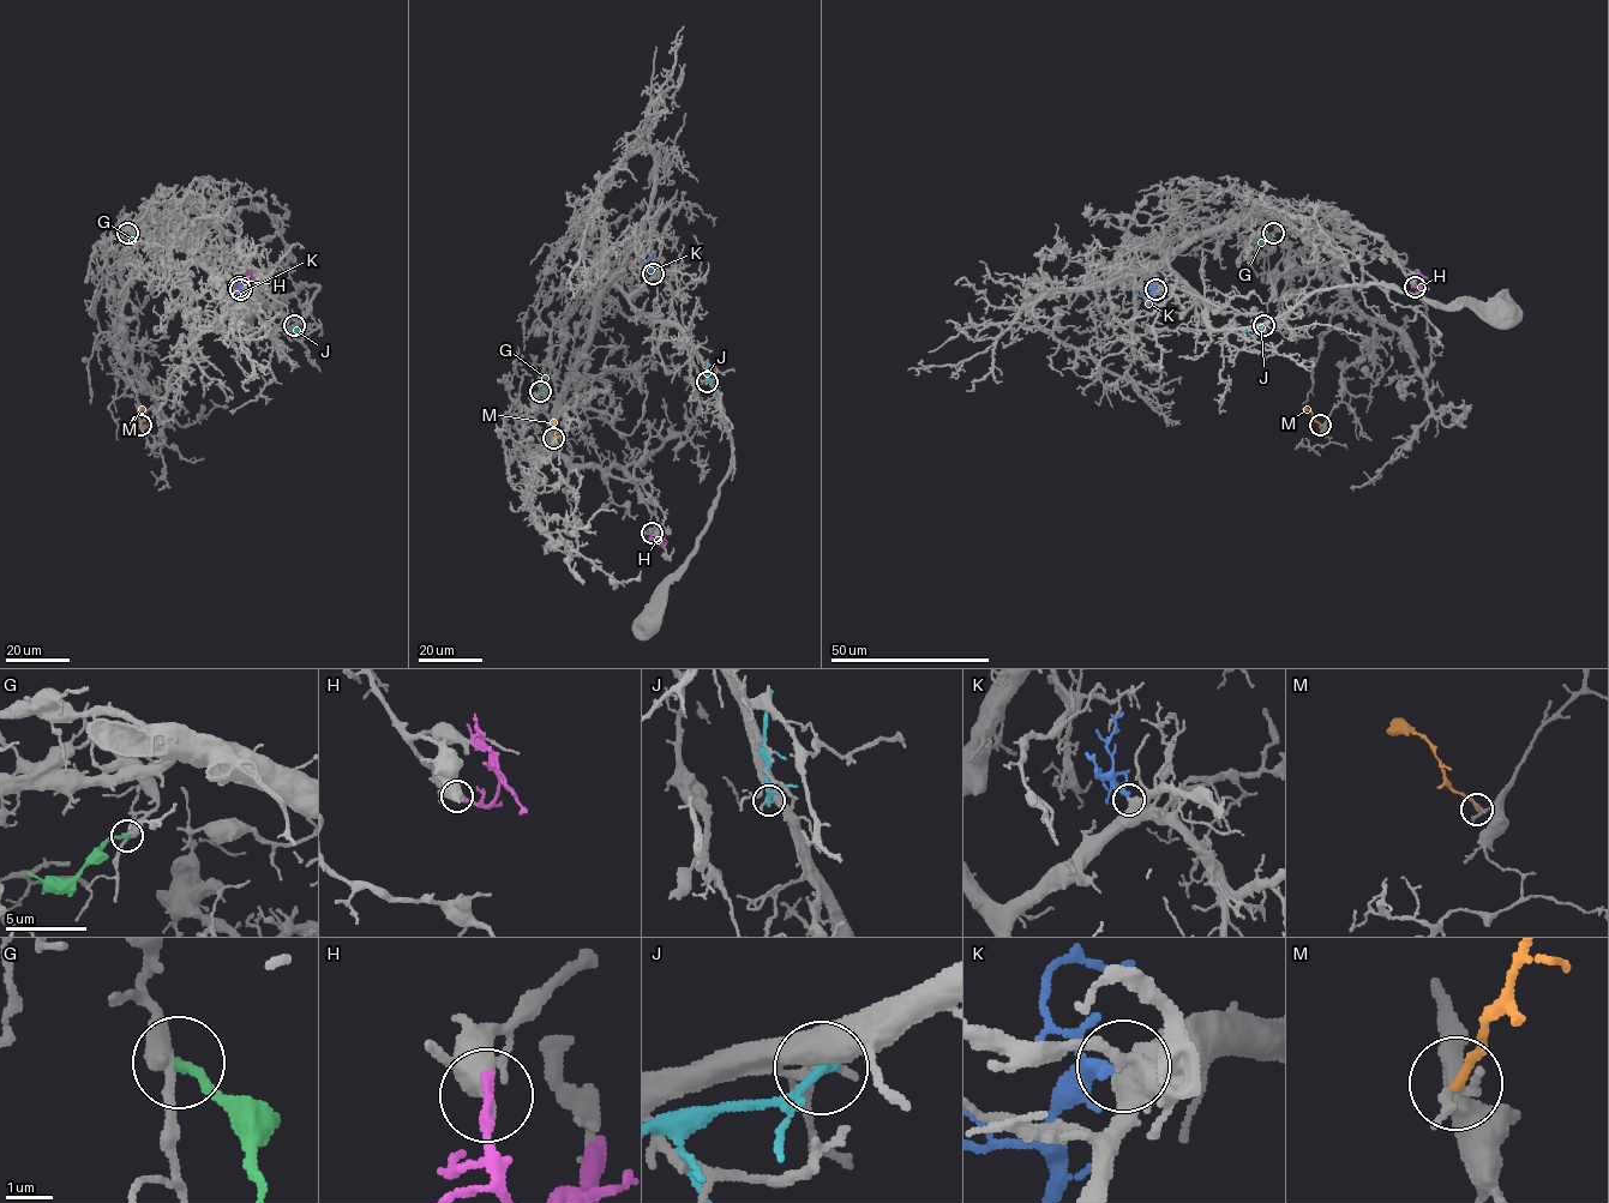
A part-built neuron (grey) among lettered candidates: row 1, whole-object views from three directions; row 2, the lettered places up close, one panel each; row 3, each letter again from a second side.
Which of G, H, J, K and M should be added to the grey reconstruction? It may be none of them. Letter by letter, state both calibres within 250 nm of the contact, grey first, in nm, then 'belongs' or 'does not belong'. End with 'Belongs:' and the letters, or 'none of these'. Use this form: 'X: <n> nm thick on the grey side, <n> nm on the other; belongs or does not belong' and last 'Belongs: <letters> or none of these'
G: 360 nm thick on the grey side, 200 nm on the other; does not belong
H: 440 nm thick on the grey side, 280 nm on the other; does not belong
J: 300 nm thick on the grey side, 160 nm on the other; does not belong
K: 800 nm thick on the grey side, 200 nm on the other; belongs
M: 280 nm thick on the grey side, 200 nm on the other; does not belong
Belongs: K

